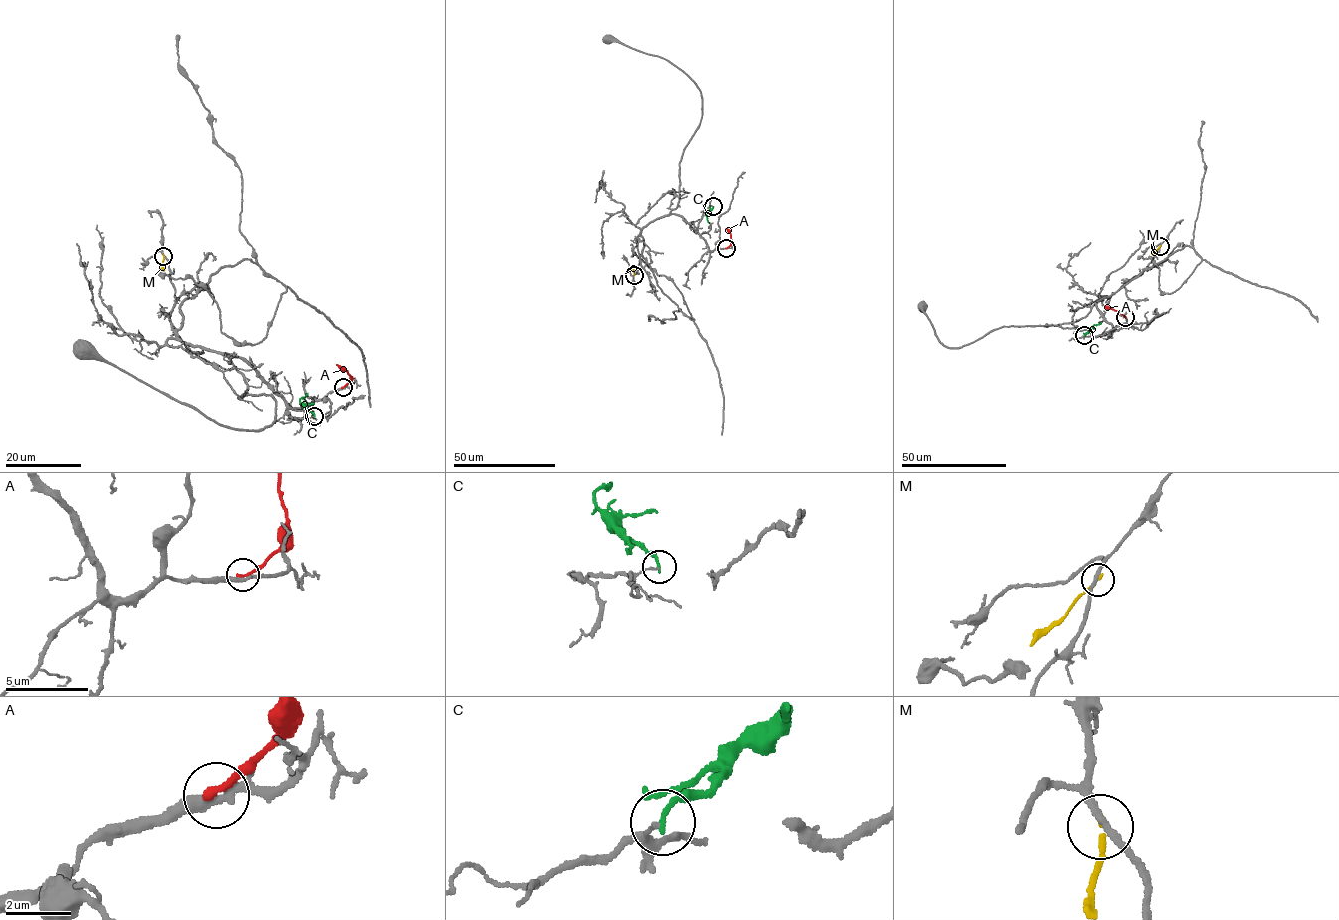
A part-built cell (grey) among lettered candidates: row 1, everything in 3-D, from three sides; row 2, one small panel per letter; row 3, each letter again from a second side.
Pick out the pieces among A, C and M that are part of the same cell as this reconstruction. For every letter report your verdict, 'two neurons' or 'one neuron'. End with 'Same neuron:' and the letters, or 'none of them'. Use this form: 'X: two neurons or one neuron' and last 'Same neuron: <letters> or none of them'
A: two neurons
C: two neurons
M: two neurons
Same neuron: none of them

